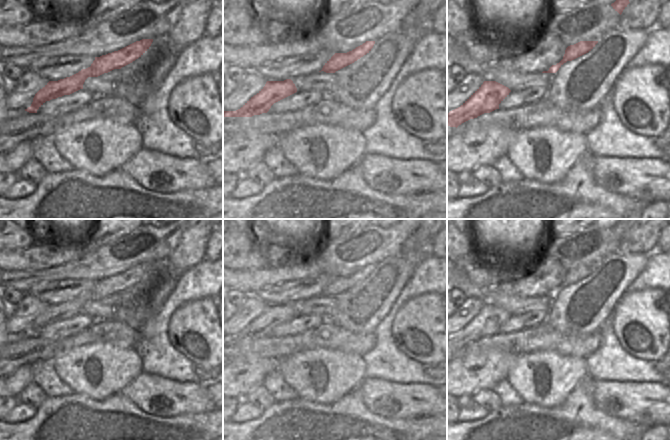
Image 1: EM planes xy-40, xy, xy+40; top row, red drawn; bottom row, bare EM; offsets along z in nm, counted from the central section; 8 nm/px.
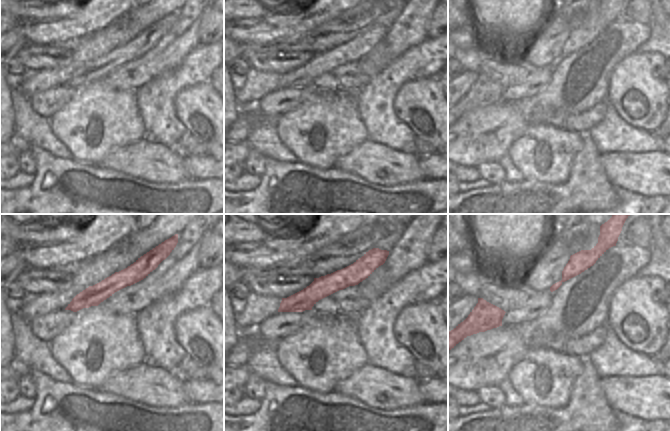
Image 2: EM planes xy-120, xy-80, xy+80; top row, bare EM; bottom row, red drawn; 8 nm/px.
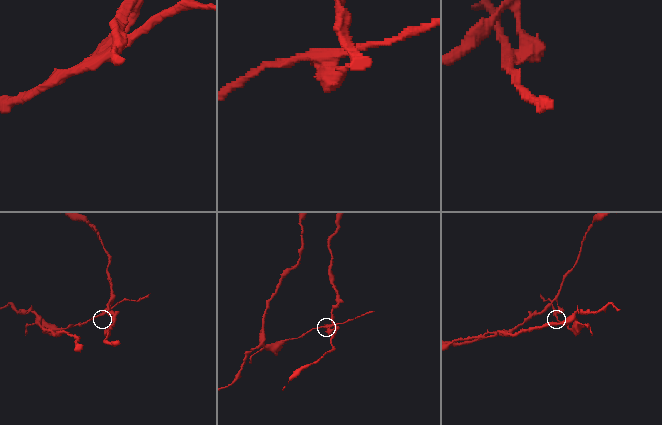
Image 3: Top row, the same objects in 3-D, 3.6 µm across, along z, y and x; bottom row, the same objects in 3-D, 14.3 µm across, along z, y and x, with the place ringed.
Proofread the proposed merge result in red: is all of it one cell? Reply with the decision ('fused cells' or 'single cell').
fused cells

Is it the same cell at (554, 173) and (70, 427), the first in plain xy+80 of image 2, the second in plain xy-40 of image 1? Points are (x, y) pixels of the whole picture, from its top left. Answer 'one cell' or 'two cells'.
two cells

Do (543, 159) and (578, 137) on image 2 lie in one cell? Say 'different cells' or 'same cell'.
same cell

